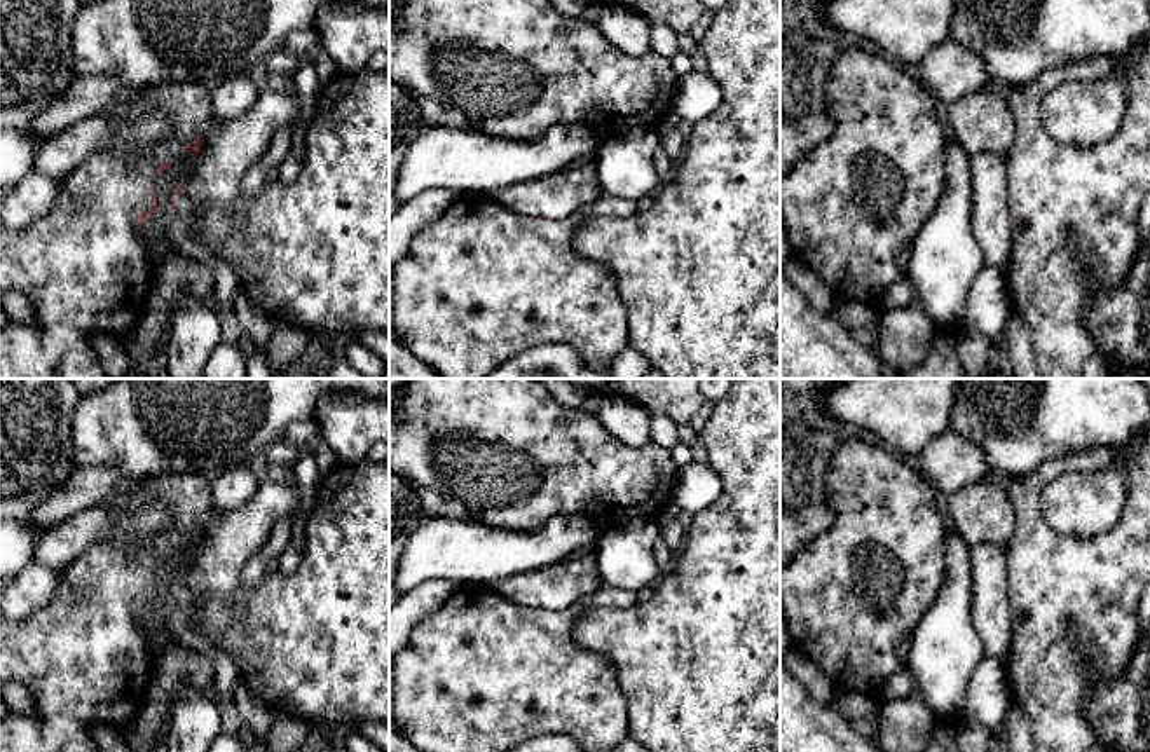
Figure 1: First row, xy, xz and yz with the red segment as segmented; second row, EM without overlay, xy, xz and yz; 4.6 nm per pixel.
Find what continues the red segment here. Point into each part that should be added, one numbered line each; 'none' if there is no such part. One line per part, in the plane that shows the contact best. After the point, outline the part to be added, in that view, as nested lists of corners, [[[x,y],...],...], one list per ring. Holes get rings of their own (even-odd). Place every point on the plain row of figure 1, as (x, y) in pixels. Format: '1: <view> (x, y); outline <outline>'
1: xy (82, 656); outline [[[166,473],[141,482],[127,482],[106,504],[129,508],[155,499],[173,515],[173,525],[134,544],[108,541],[94,544],[59,574],[51,602],[19,621],[0,618],[0,680],[23,682],[35,703],[35,715],[9,714],[0,721],[0,752],[99,752],[91,736],[96,724],[110,724],[127,735],[150,689],[155,658],[145,647],[138,625],[138,605],[152,598],[152,576],[159,557],[176,553],[187,536],[204,529],[197,558],[176,585],[176,605],[171,609],[175,646],[211,660],[211,689],[230,698],[241,672],[237,661],[213,637],[195,626],[204,600],[230,602],[243,586],[243,567],[265,546],[274,525],[291,516],[291,487],[264,480],[257,492],[234,511],[213,513],[211,482],[199,473]]]

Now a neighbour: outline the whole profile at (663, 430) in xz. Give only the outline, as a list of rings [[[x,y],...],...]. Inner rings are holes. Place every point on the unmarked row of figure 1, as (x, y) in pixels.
[[[665,414],[651,415],[651,441],[672,450],[679,441],[679,424]]]

